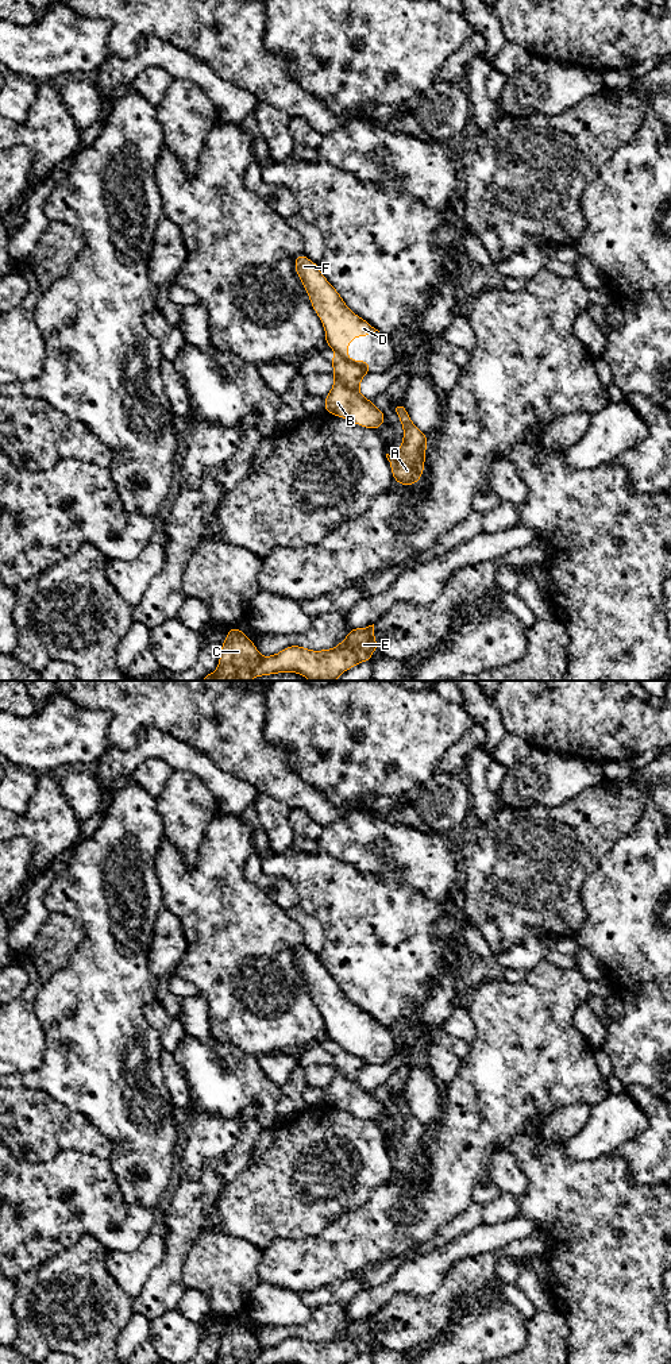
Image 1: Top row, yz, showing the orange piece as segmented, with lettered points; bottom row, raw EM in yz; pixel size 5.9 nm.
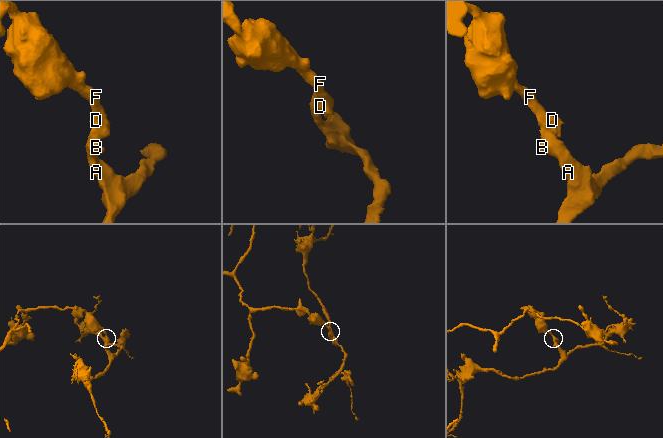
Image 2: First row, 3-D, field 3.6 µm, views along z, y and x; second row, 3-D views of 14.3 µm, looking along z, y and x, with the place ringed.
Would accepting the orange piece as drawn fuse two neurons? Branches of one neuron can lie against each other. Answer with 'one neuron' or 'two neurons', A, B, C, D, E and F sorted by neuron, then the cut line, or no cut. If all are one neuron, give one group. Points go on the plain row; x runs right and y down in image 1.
two neurons; groups A B C E / D F; cut yz (336, 1041), (367, 1063)

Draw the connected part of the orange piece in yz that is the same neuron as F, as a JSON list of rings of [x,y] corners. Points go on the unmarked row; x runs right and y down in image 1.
[[[302,944],[298,945],[294,951],[294,960],[298,966],[300,972],[304,976],[304,980],[309,986],[311,995],[315,1003],[319,1006],[320,1013],[325,1021],[325,1036],[338,1043],[342,1048],[344,1048],[348,1053],[355,1055],[362,1059],[367,1064],[370,1064],[370,1053],[369,1052],[351,1052],[347,1048],[348,1034],[355,1030],[358,1026],[370,1028],[375,1021],[370,1014],[360,1010],[358,1006],[351,1003],[346,994],[342,991],[338,982],[327,972],[327,970],[321,966],[319,956],[309,952]]]

